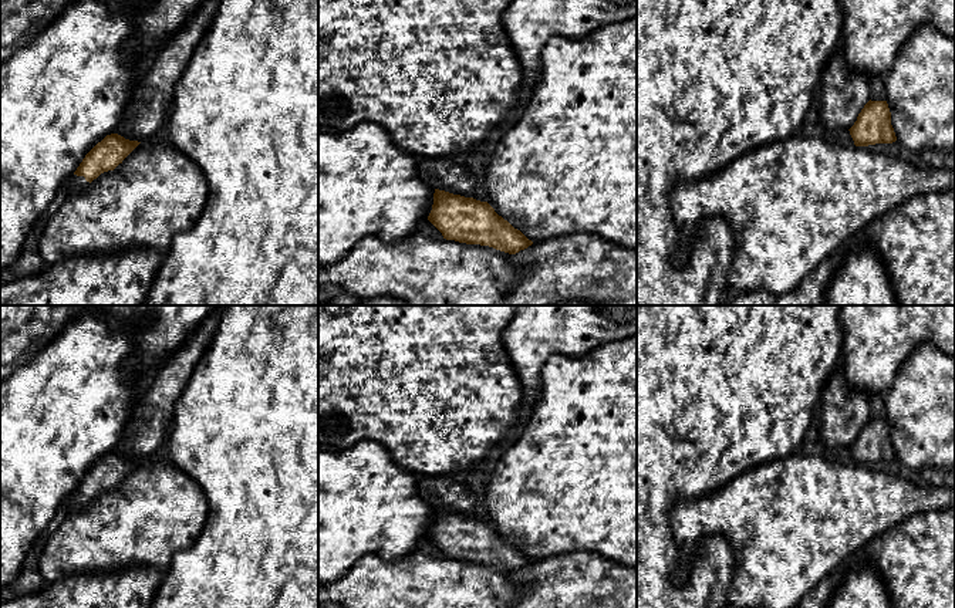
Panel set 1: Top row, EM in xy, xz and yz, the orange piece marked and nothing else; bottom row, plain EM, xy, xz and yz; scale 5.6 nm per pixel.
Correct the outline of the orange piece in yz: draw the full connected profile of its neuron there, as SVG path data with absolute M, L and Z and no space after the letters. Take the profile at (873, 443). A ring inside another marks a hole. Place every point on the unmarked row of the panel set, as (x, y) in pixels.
M868 419L848 447L856 465L897 459L887 419Z

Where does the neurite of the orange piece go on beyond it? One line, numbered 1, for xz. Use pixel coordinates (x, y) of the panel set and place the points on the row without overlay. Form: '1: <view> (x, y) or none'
1: none

